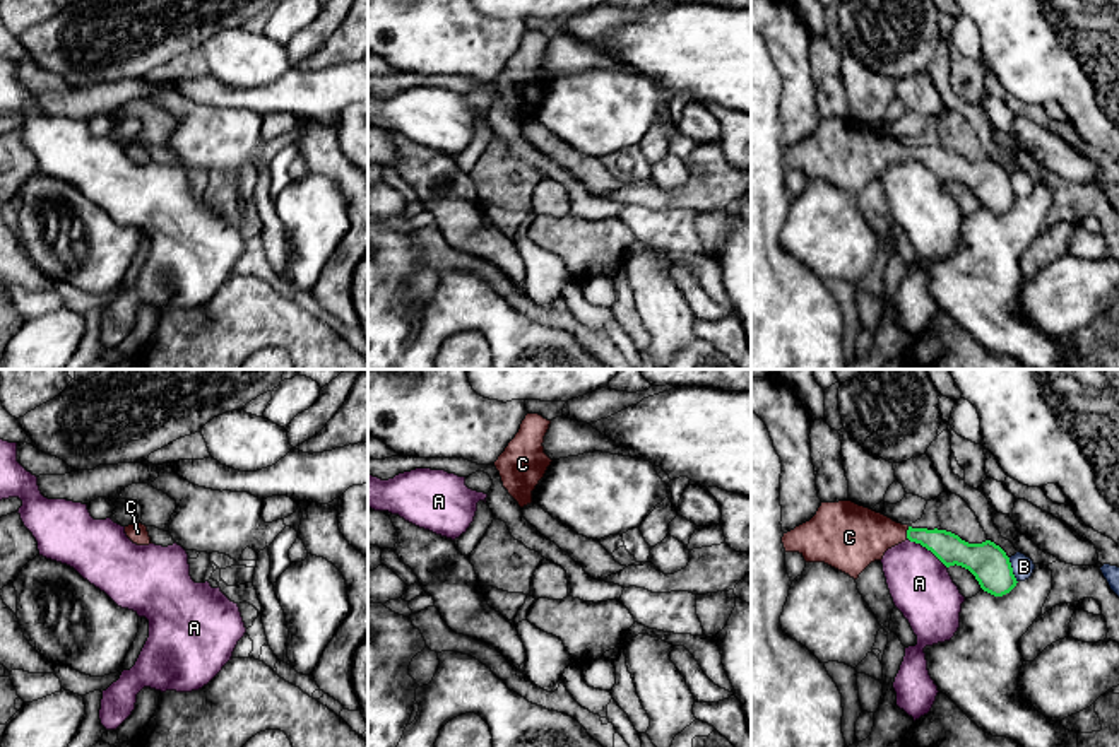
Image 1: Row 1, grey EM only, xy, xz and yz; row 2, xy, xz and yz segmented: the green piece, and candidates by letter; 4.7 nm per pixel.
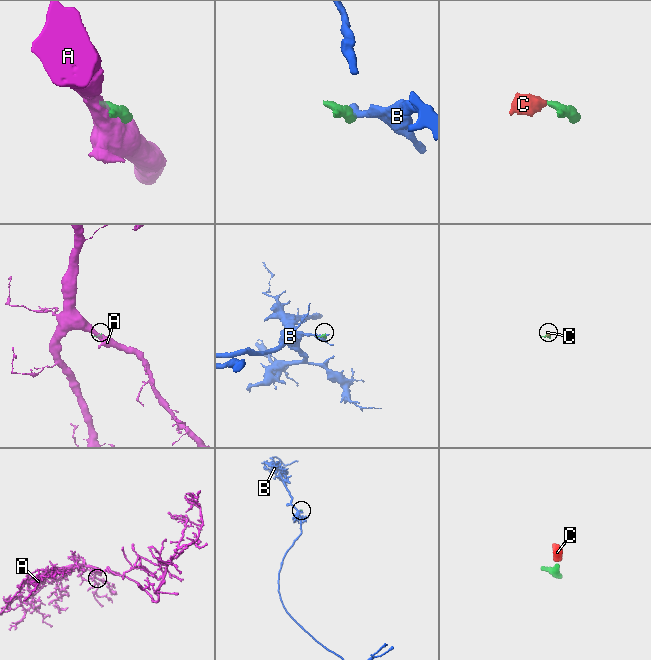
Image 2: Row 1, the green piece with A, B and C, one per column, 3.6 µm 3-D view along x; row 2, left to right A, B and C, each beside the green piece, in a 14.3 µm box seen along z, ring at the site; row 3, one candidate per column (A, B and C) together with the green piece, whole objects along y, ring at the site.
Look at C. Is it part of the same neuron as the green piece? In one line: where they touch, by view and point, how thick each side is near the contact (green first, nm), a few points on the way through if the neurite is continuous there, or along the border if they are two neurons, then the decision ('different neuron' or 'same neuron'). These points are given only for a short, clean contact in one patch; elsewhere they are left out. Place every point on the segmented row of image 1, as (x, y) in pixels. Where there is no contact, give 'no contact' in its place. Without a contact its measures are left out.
contact yz (907, 532); calibres 150 and 280 nm; same neuron

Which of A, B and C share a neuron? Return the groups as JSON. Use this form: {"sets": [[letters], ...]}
{"sets": [["A"], ["B"], ["C"]]}

